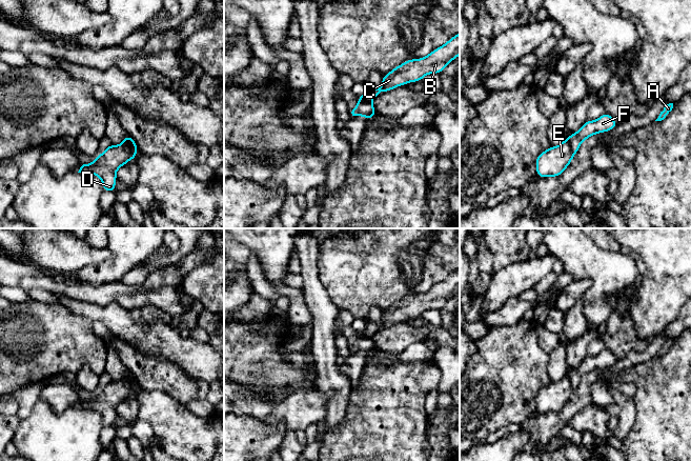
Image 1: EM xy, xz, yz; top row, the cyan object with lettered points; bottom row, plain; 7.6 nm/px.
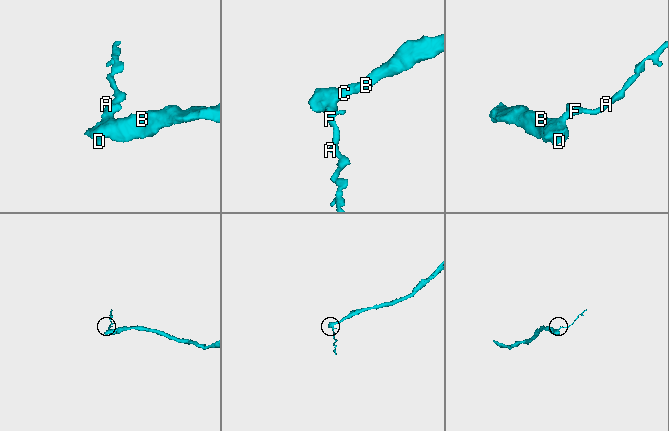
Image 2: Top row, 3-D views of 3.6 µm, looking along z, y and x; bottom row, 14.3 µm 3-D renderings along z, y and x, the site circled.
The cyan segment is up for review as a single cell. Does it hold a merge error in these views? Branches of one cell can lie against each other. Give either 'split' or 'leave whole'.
split

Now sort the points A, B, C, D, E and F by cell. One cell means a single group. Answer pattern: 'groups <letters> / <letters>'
groups A F / B C D E

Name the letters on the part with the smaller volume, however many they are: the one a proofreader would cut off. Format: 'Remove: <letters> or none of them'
Remove: A, F

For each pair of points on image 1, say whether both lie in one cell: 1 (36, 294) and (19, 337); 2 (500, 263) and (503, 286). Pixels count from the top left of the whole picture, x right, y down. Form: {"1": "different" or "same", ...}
{"1": "different", "2": "different"}

